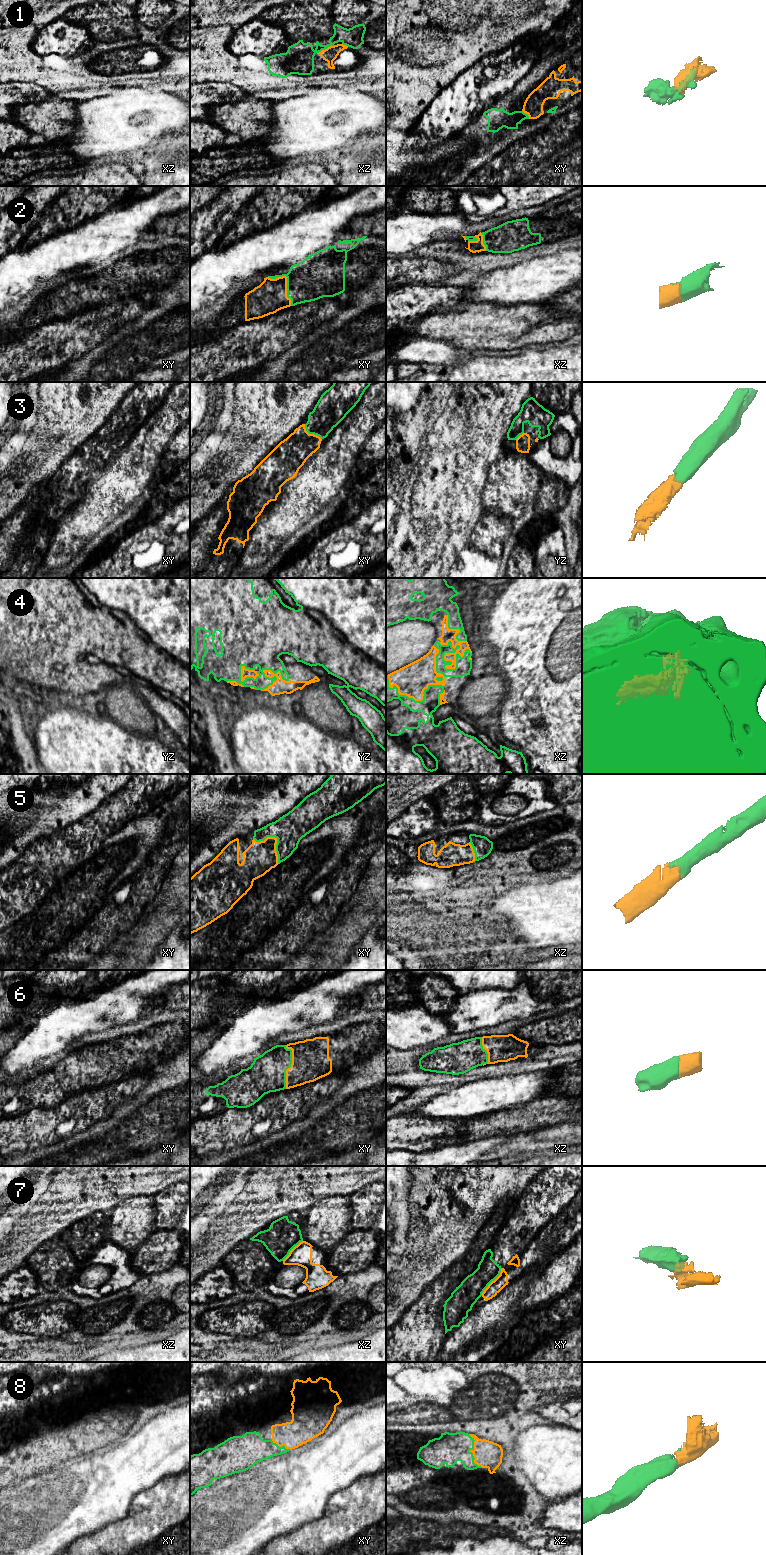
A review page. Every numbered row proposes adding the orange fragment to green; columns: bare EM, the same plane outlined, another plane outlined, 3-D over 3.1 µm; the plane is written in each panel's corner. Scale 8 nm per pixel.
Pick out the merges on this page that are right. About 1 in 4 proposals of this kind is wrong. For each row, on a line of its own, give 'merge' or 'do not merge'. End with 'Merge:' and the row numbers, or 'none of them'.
1: merge
2: merge
3: merge
4: merge
5: merge
6: merge
7: do not merge
8: merge
Merge: 1, 2, 3, 4, 5, 6, 8

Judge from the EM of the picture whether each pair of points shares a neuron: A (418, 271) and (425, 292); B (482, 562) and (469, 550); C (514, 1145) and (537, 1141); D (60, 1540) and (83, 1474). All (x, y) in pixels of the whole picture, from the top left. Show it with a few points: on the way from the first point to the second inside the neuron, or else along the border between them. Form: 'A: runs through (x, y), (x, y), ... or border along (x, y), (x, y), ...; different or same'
A: border along (419, 284), (430, 285); different
B: runs through (479, 560), (472, 553); same
C: runs through (520, 1143), (531, 1142); same
D: runs through (60, 1524), (60, 1513), (83, 1490); same

